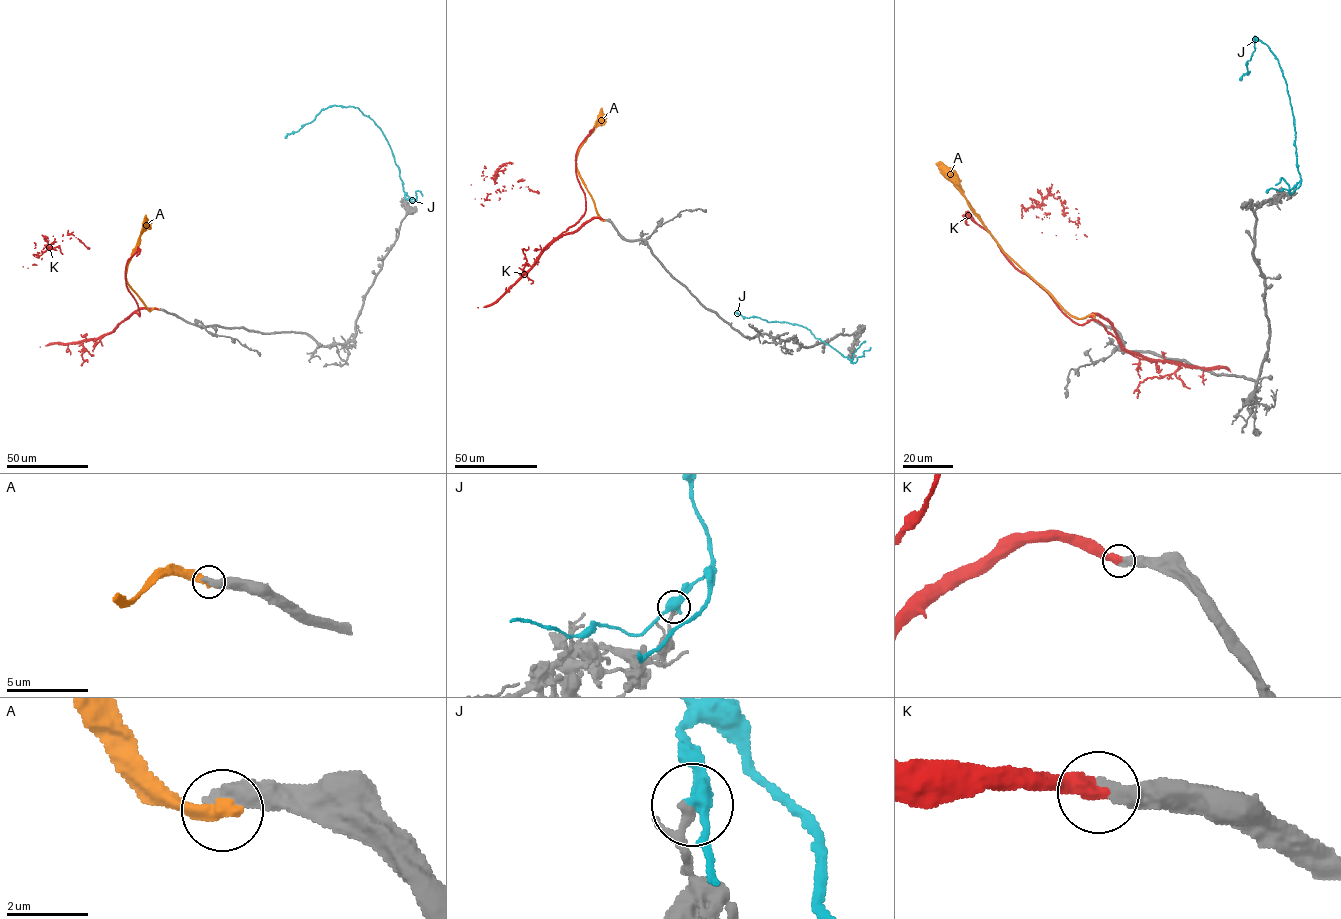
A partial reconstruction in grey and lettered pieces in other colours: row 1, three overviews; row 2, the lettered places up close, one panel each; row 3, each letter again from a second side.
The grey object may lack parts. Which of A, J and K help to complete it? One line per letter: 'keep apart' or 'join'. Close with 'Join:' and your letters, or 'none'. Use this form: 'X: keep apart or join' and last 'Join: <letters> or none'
A: keep apart
J: keep apart
K: join
Join: K

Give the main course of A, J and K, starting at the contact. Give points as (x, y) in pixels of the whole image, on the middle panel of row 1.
A: (604, 220), (576, 162), (579, 149), (597, 124), (601, 109)
J: (852, 359), (852, 362), (805, 327), (743, 317), (736, 311)
K: (603, 220), (593, 218), (561, 234), (585, 208), (576, 153), (507, 163), (470, 184)

